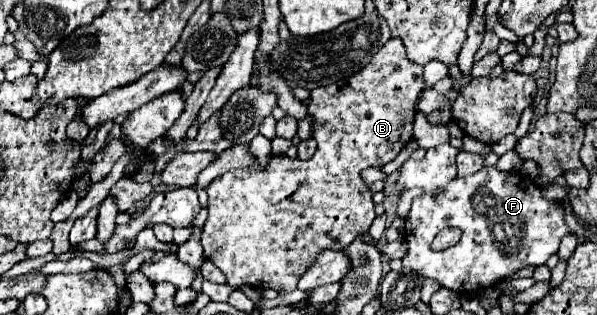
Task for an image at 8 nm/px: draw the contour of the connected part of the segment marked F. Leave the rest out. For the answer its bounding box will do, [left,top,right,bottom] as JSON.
[394,144,570,294]

